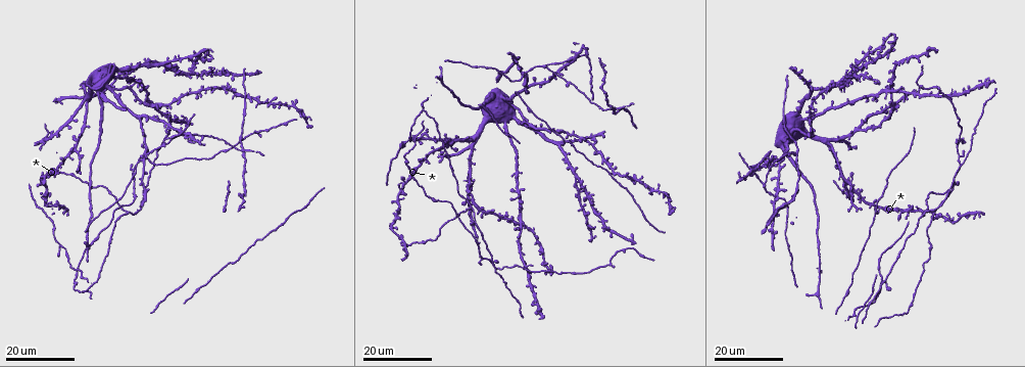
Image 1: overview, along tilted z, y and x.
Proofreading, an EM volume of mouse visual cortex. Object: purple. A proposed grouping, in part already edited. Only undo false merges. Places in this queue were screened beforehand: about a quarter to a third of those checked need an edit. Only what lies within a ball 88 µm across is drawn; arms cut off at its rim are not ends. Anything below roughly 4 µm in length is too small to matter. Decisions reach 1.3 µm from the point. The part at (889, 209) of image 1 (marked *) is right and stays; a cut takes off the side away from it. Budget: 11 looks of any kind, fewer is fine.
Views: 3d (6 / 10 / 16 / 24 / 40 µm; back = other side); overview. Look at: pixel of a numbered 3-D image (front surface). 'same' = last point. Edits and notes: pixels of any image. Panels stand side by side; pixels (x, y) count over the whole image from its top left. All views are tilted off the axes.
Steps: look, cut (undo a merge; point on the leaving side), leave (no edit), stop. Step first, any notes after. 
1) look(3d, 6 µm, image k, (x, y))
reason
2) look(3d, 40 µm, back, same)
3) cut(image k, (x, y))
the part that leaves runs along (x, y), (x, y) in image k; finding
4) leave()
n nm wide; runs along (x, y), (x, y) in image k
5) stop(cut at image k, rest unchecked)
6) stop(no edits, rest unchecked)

look(3d, 24 µm, image 1, (578, 177))
two arms in line, one across

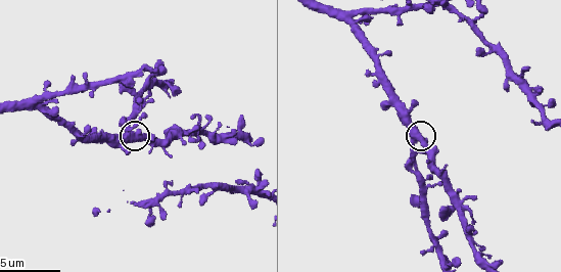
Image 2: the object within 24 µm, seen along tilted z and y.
look(3d, 10 µm, image 2, (415, 142))

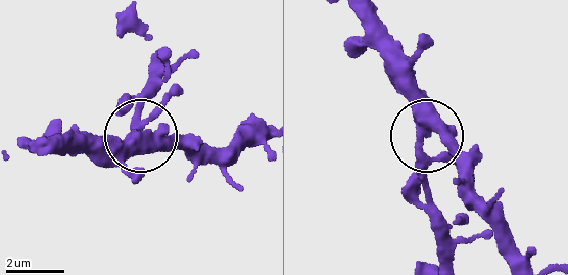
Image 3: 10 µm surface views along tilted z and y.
leave()
3 arms; runs along (357, 14), (421, 129), (432, 199) in image 3; all the same cell

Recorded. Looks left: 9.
look(3d, 16 µm, image 1, (926, 213))

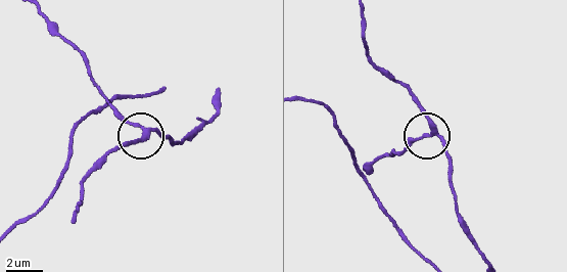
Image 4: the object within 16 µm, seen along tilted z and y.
look(3d, 10 µm, image 4, (143, 127))

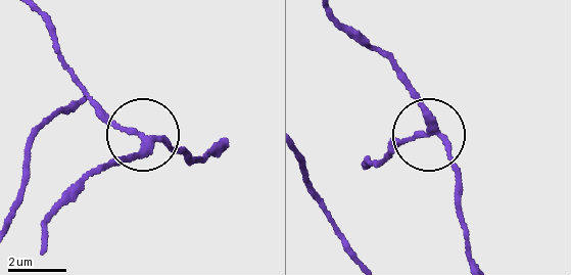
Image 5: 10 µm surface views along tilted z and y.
leave()
side arm 35 µm; runs along (45, 242), (42, 225), (68, 188), (143, 139), (77, 87) in image 5; all the same cell

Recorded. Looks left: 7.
look(3d, 24 µm, image 1, (153, 168))
arms part here

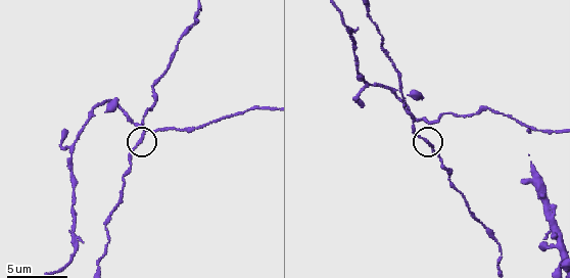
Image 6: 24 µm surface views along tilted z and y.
look(3d, 10 µm, image 6, (428, 142))

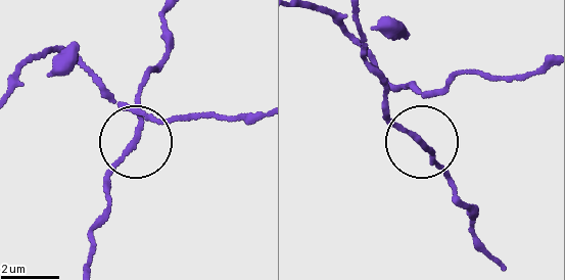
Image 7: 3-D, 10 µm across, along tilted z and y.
leave()
runs along (84, 267), (146, 81) in image 7; continuous, no second cell

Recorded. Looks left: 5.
look(3d, 24 µm, image 1, (795, 150))
four-way junction

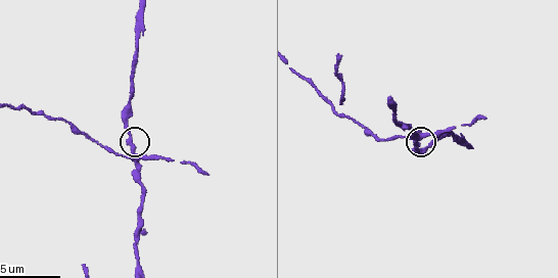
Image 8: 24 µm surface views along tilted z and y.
look(3d, 6 µm, image 8, (134, 151))

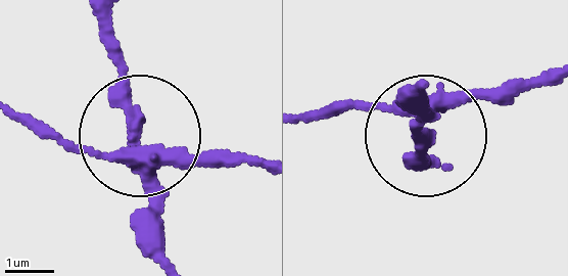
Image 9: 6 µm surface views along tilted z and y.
cut(image 9, (142, 237))
260 nm wide; the part that leaves runs along (145, 173), (159, 252) in image 9; a second cell is stuck on

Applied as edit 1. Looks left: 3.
look(overview)

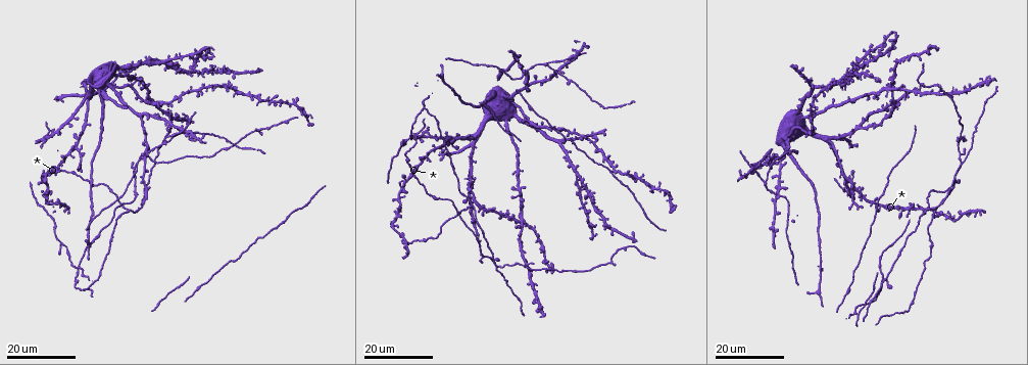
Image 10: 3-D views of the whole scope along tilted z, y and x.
look(3d, 24 µm, image 10, (145, 152))
four or more arms meet

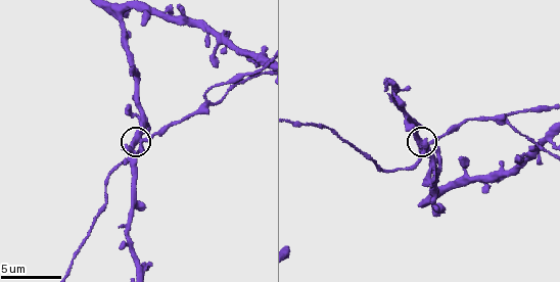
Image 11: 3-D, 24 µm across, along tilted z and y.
look(3d, 6 µm, image 11, (429, 144))
zoom in

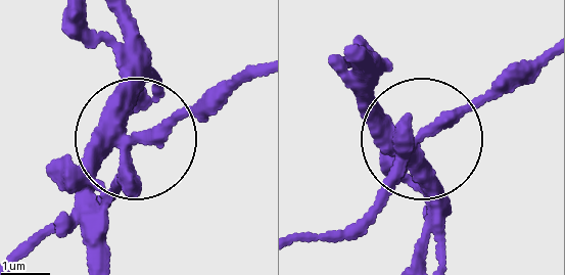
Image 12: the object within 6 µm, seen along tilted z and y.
leave()
340 nm wide; continuous, no second cell

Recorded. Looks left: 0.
stop(cut at image 9, rest unchecked)

